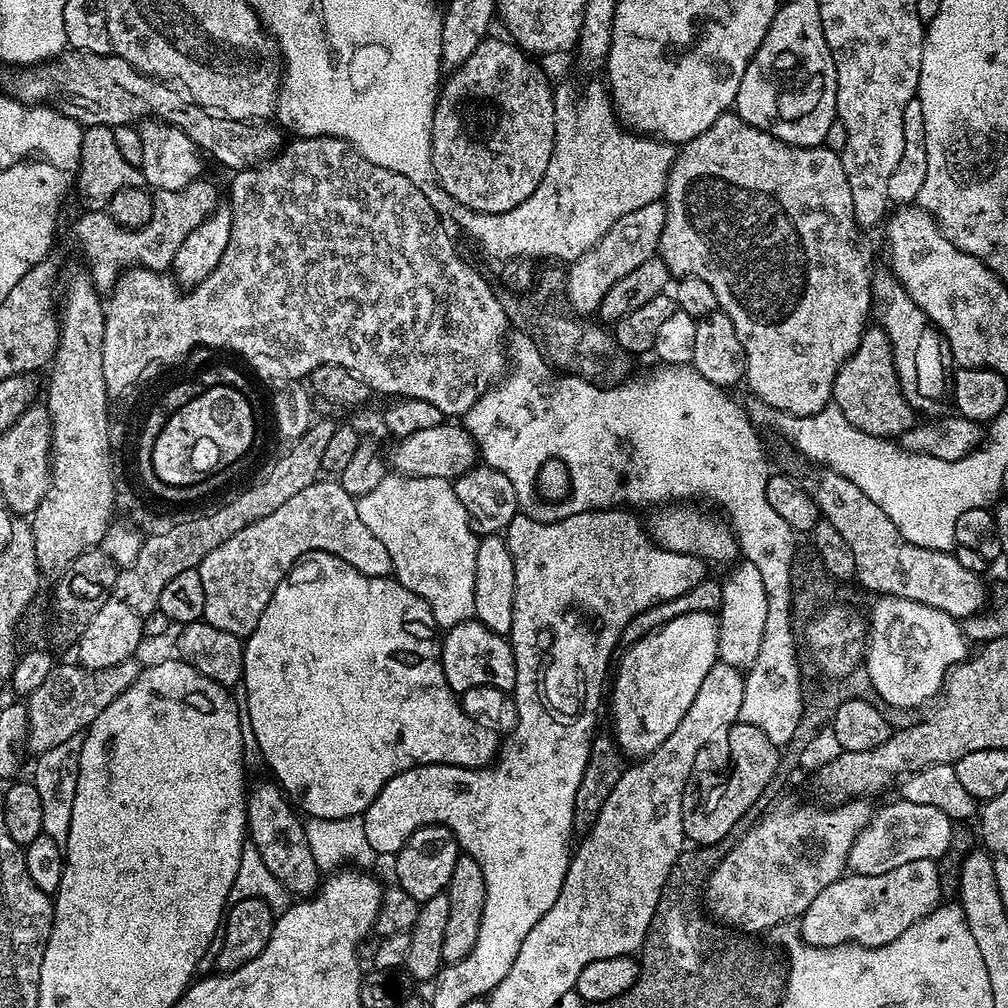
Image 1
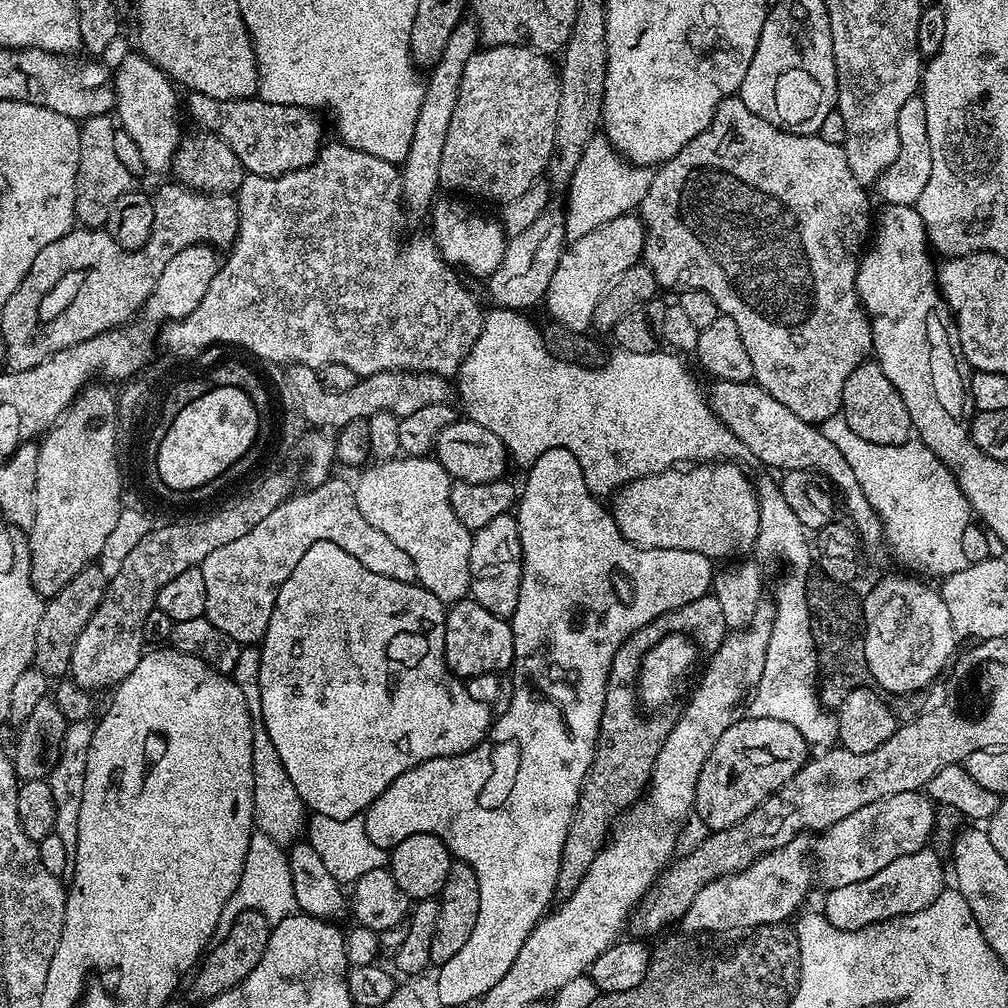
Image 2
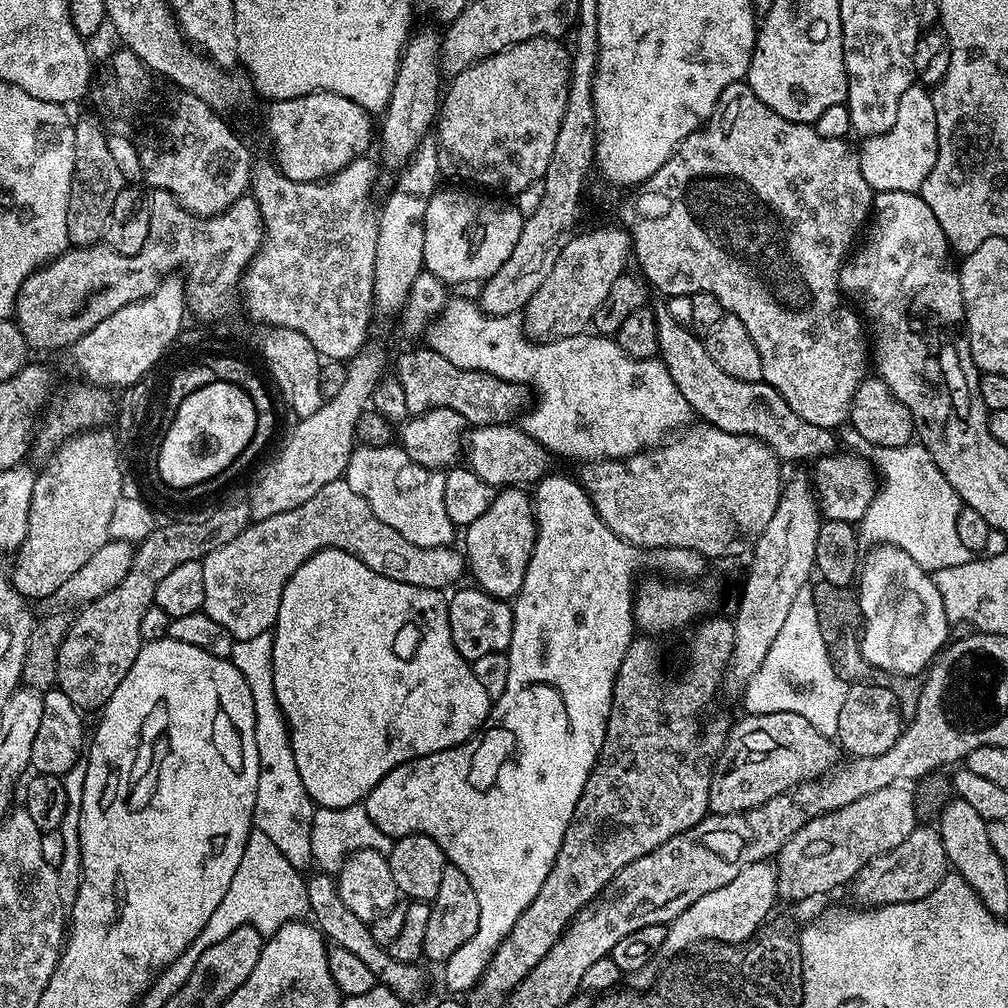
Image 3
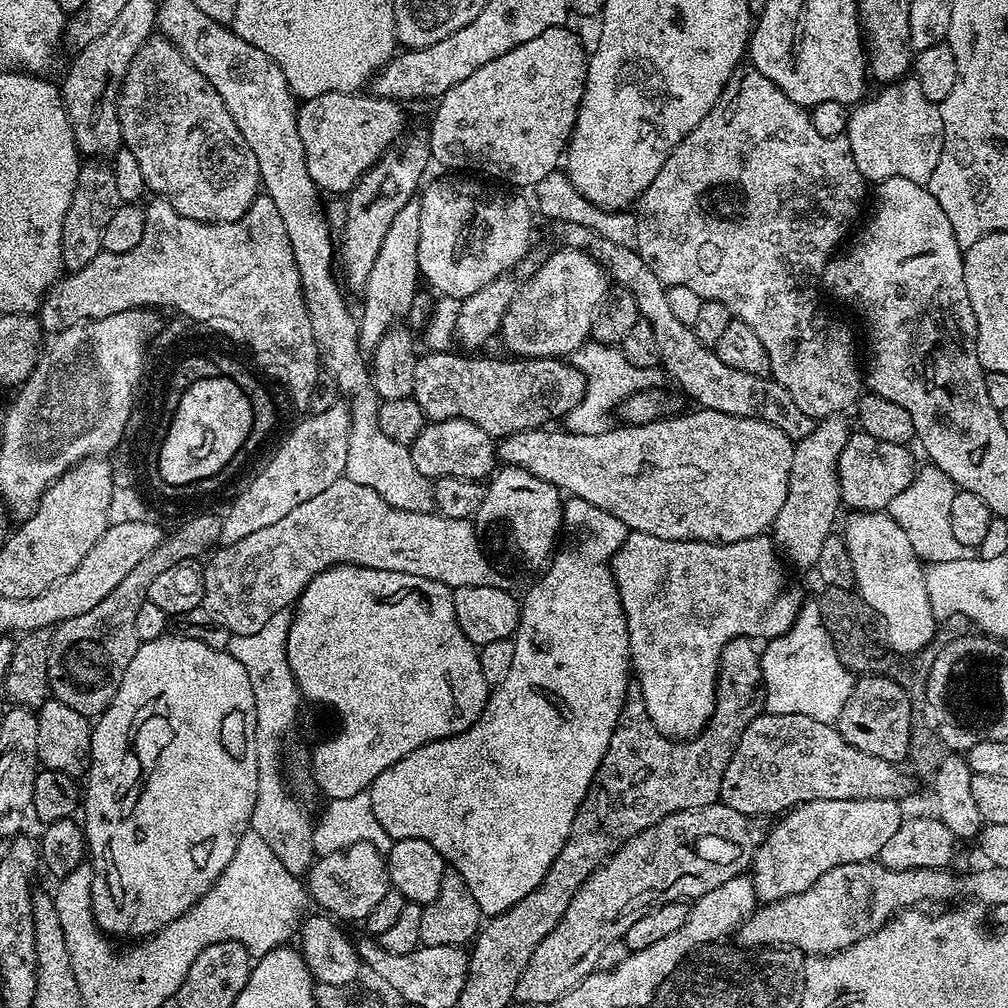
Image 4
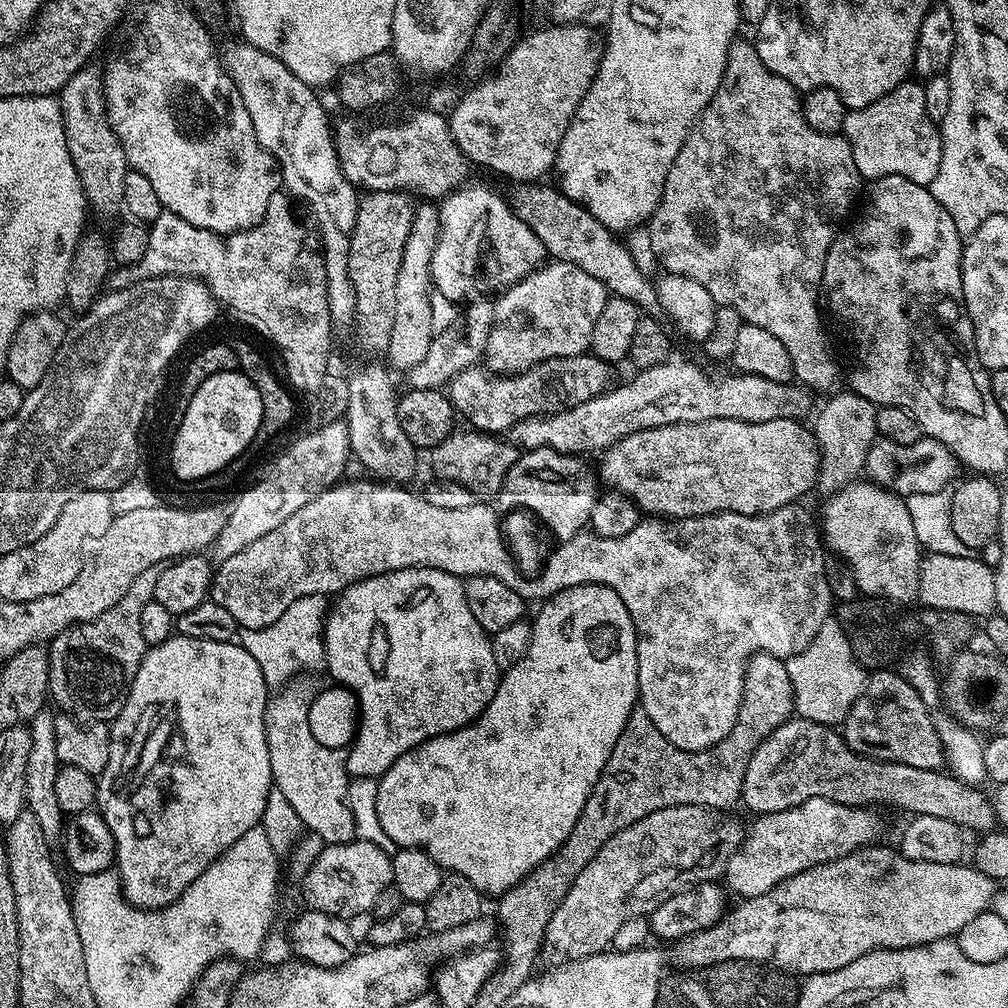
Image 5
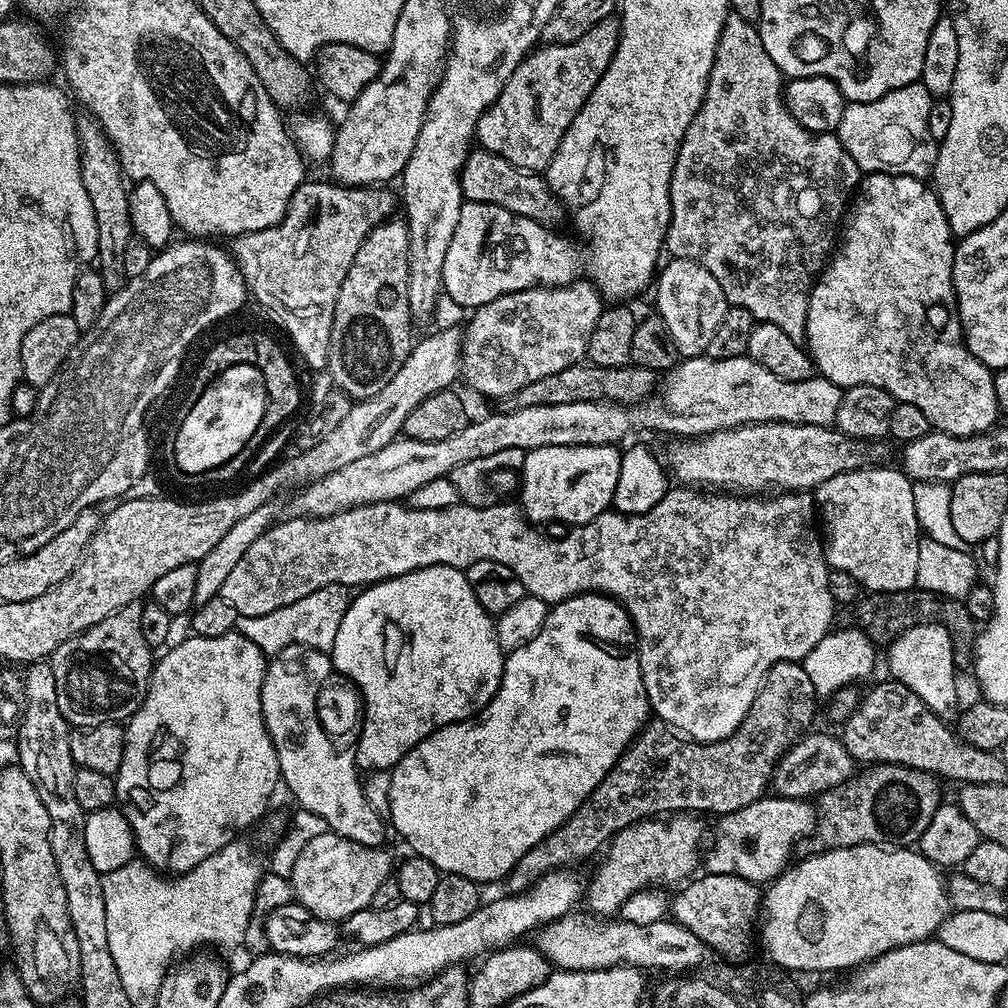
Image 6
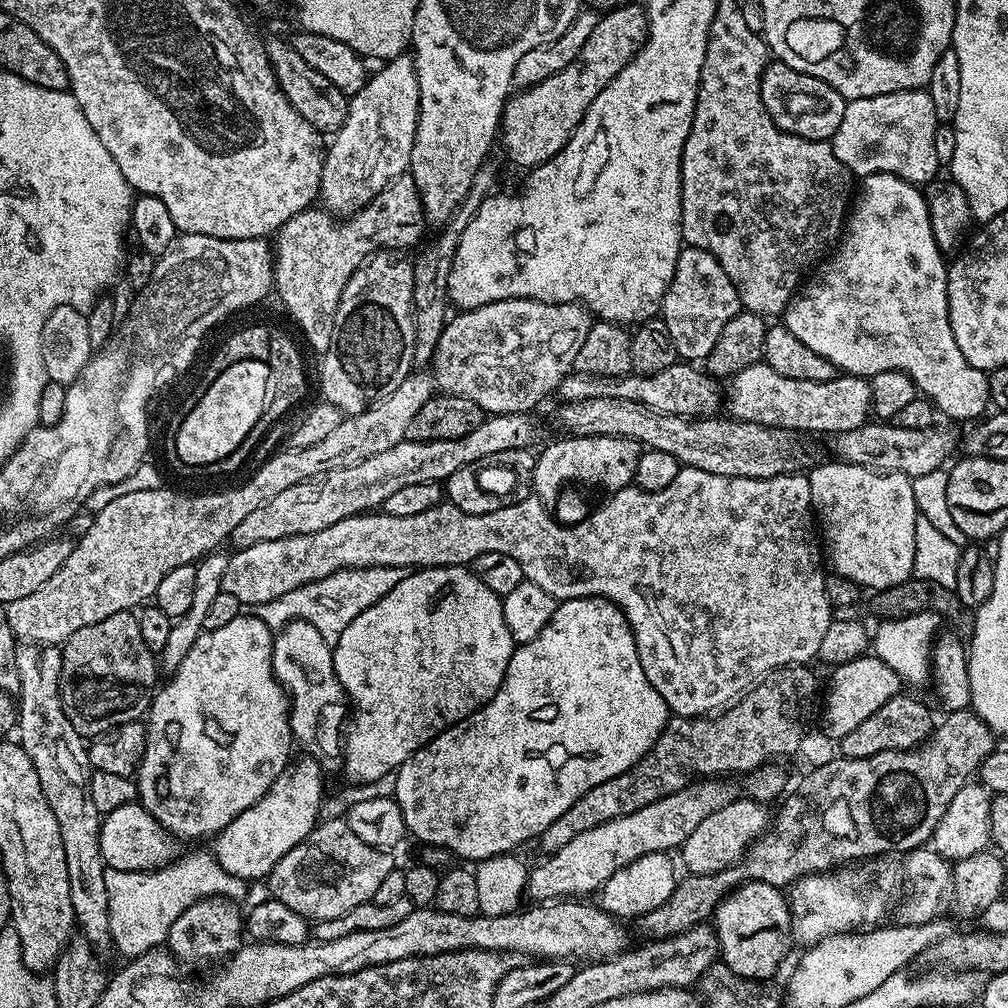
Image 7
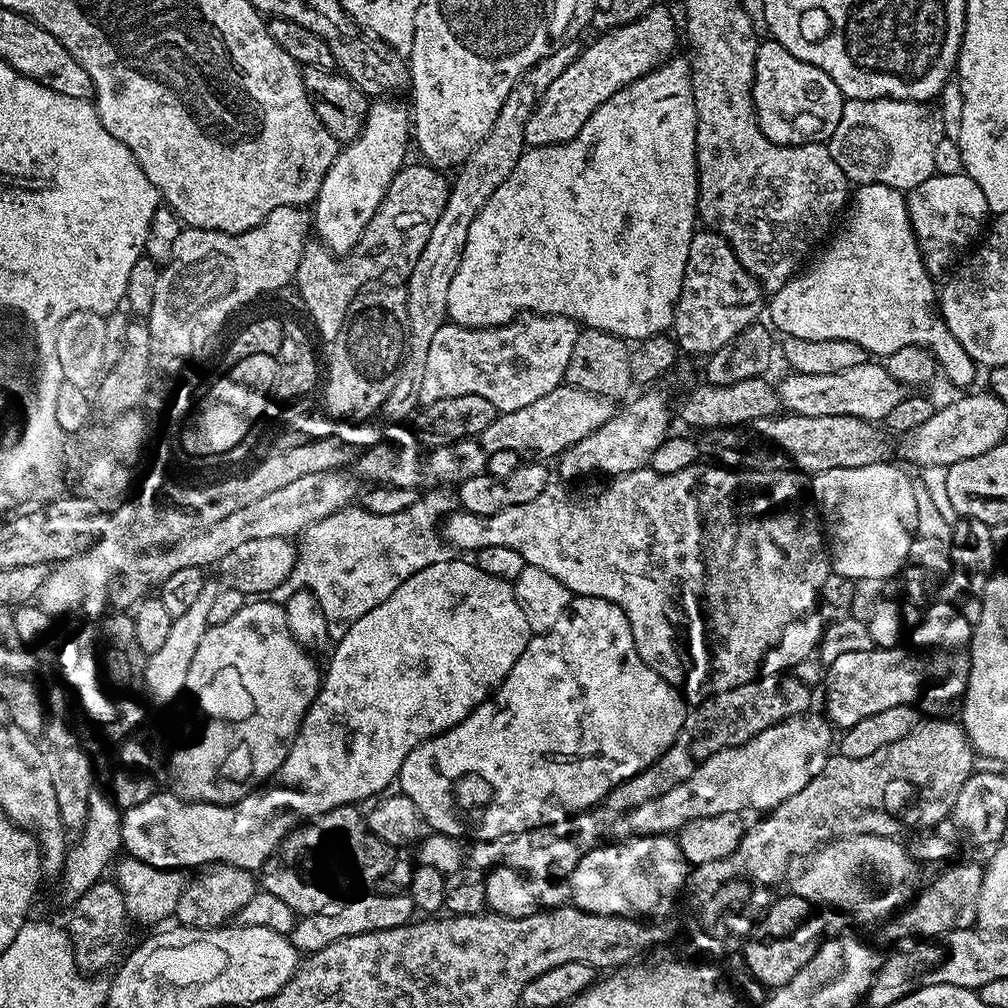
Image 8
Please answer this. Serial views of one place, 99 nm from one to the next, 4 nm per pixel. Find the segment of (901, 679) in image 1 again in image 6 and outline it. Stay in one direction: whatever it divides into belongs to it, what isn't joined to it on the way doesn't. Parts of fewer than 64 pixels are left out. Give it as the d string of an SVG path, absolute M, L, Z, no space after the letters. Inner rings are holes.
M888 466L856 468L822 482L814 490L814 507L826 545L829 569L837 568L846 570L846 574L854 574L861 589L868 592L906 592L917 587L918 550L922 537L918 514L914 514L913 481L899 467L884 467Z

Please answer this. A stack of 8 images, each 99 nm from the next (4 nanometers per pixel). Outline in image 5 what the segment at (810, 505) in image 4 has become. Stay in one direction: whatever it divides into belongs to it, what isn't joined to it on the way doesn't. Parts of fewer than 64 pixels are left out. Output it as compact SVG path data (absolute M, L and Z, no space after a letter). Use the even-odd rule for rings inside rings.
M843 390L837 396L832 396L824 404L820 413L817 411L816 446L820 449L820 470L818 473L819 487L825 488L825 493L831 494L846 484L851 484L856 476L865 471L868 462L870 446L876 443L878 433L876 430L877 405L871 404L866 398L851 390Z

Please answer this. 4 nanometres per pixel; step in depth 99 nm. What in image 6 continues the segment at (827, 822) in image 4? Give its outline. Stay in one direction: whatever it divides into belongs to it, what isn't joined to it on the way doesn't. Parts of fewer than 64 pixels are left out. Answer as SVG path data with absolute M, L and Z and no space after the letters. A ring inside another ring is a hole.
M765 794L750 802L750 806L725 812L717 820L720 821L716 824L712 849L709 852L707 849L702 856L703 867L714 874L741 876L754 885L764 886L789 867L793 859L792 847L803 836L813 835L816 810L807 799L792 800L788 796Z

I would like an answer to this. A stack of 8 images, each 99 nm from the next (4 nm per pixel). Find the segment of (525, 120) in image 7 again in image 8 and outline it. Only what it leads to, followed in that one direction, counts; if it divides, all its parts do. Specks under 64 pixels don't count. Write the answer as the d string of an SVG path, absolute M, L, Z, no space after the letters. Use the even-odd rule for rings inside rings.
M652 7L636 21L621 28L601 31L589 48L554 78L550 90L541 94L535 110L524 123L525 145L541 148L547 144L565 144L586 126L590 114L630 82L650 74L671 60L676 48L676 20L668 8Z

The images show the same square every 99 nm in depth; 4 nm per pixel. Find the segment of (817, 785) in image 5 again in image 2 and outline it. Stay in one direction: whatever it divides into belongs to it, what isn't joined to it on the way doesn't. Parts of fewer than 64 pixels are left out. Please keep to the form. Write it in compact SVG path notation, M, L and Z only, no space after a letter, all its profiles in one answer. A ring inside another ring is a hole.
M750 715L737 718L726 734L718 738L718 746L710 750L710 758L706 758L706 766L702 766L696 787L695 815L700 815L701 822L712 832L726 830L742 822L750 810L790 782L809 759L810 745L794 726L790 726L790 722Z

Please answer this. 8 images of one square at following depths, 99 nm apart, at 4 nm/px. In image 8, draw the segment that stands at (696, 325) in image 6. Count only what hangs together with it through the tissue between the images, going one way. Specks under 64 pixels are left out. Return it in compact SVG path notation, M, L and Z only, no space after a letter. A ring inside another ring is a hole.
M697 230L692 235L690 254L686 262L686 274L682 278L682 290L674 310L671 331L679 351L716 352L734 334L746 326L757 323L766 304L766 293L759 282L736 260L732 247L719 232Z

